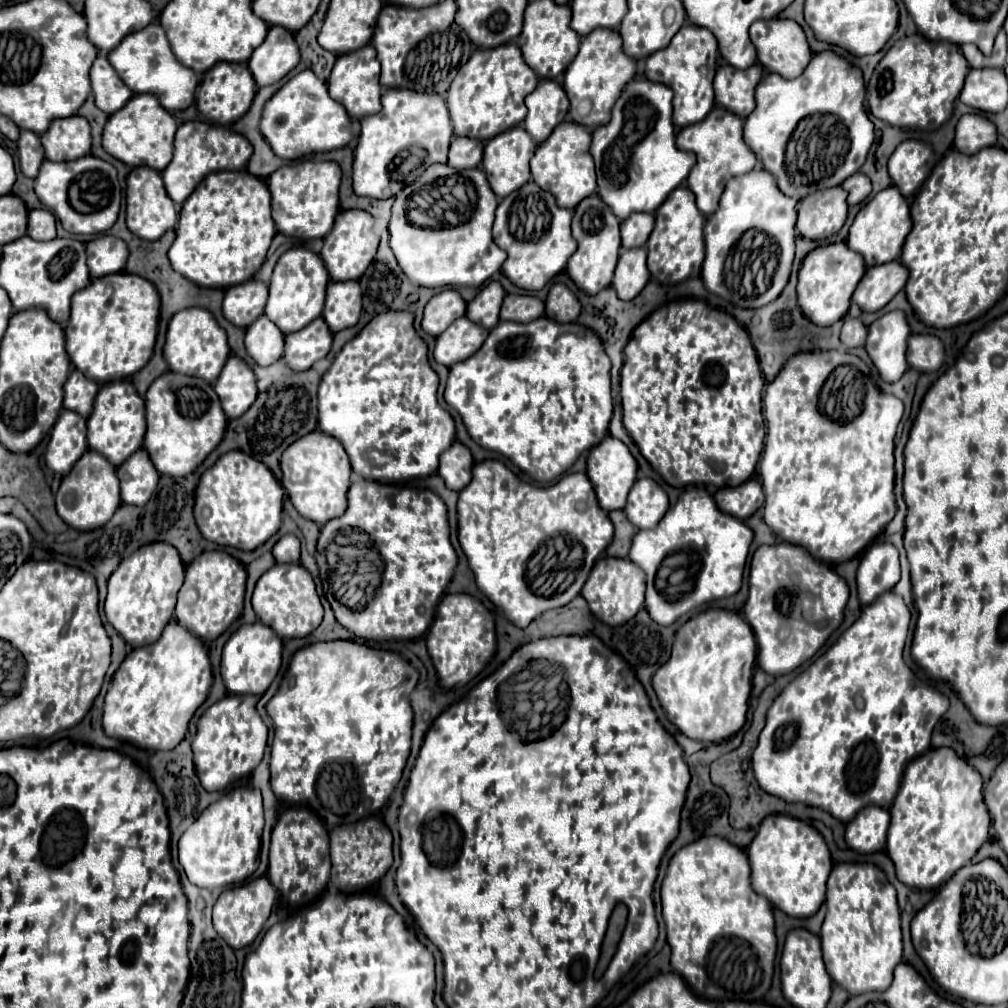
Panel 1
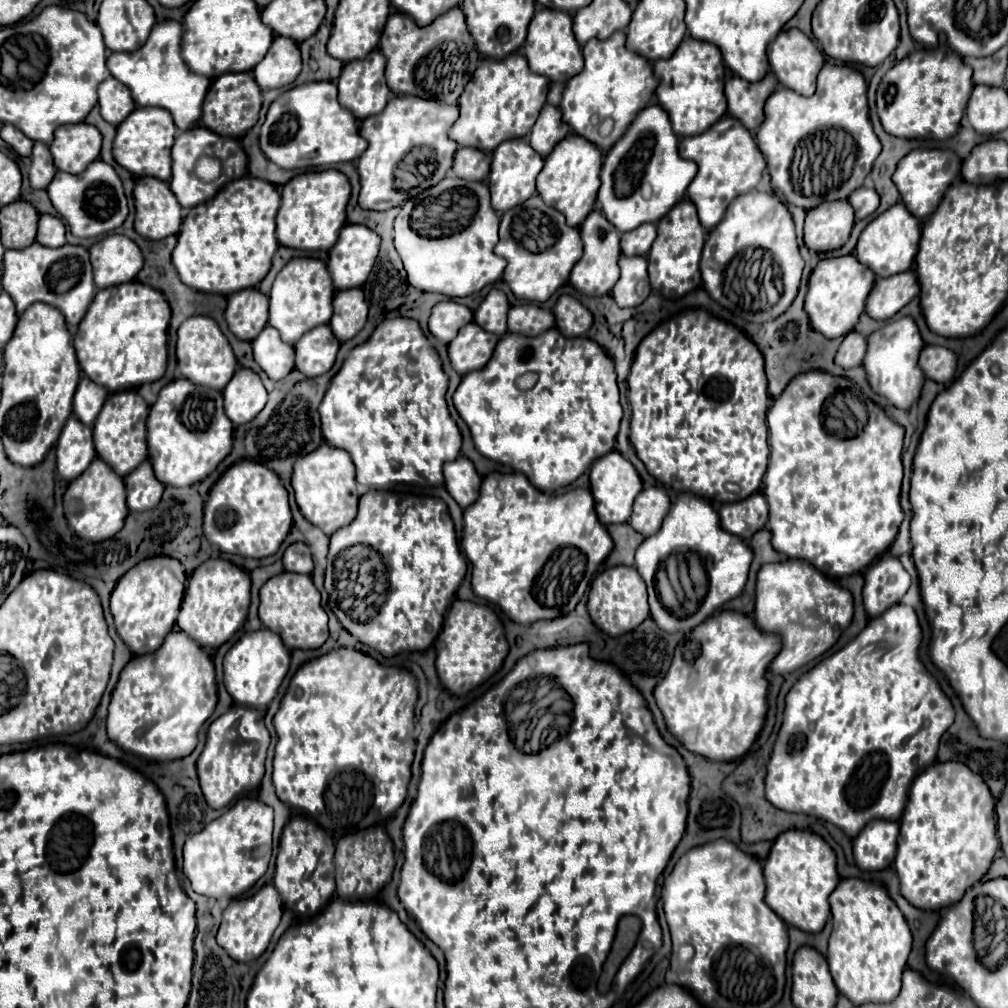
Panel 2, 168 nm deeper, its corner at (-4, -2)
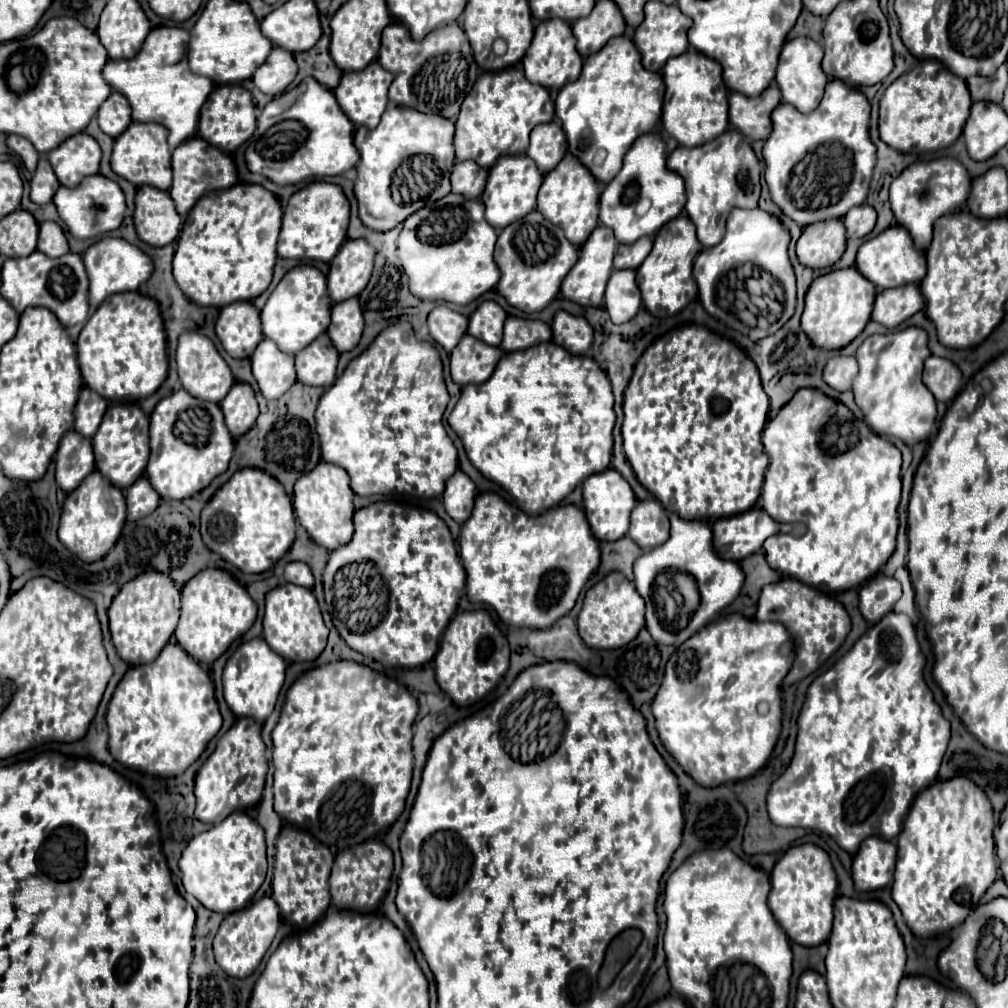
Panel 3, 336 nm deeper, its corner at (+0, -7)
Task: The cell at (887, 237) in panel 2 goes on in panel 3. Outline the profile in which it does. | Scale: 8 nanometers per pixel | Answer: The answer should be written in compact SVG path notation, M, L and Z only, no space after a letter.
M890 226L882 234L878 234L876 238L872 238L860 246L858 256L856 256L856 268L878 290L886 290L886 288L898 288L904 284L912 284L912 282L920 284L922 278L926 276L926 258L922 252L916 252L912 238L908 236L908 232L904 228Z

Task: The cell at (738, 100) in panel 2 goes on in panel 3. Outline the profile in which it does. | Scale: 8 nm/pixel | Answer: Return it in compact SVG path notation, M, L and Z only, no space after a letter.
M776 84L766 88L756 98L732 92L728 98L730 122L748 140L766 140L772 134L770 114L780 102L782 102L782 94Z

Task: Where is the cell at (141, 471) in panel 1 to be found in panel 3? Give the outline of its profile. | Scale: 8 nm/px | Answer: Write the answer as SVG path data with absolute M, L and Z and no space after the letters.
M142 476L132 484L132 488L126 490L126 502L128 502L128 520L134 522L152 514L160 504L160 496L152 488L152 484L148 484L148 478Z

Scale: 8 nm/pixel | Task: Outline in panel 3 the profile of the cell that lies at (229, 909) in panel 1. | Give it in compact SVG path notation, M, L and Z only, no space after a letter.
M268 896L260 898L258 902L254 902L252 906L240 910L240 912L228 914L224 918L224 922L220 924L220 930L218 930L216 938L214 938L216 962L232 978L250 976L258 968L258 964L262 962L266 950L270 948L278 926L280 926L280 912L278 912L276 902L272 898L268 898Z

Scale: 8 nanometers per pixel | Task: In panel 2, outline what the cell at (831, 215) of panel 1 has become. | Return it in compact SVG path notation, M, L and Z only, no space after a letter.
M846 199L820 203L806 213L804 243L812 251L832 251L842 247L854 225L854 209Z

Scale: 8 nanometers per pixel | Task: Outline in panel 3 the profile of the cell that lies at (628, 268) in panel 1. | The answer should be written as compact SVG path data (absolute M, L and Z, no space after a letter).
M614 270L604 296L604 308L610 314L614 324L624 324L636 316L640 310L640 290L636 284L636 272L632 270Z

